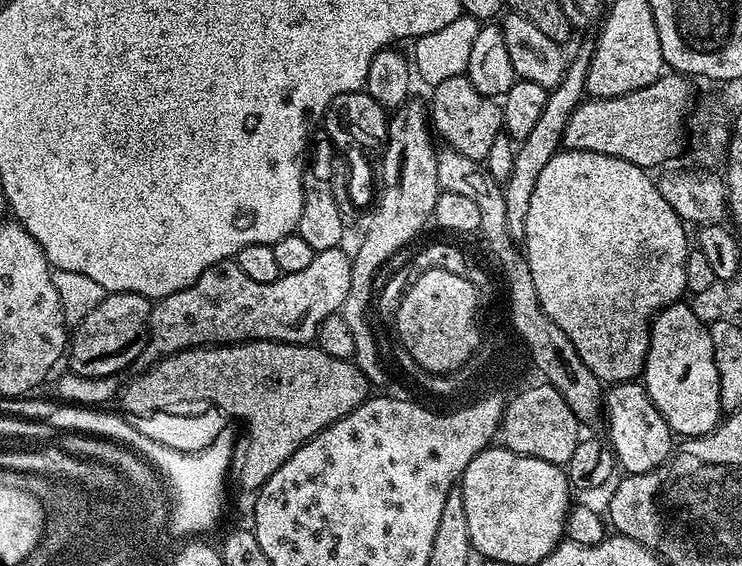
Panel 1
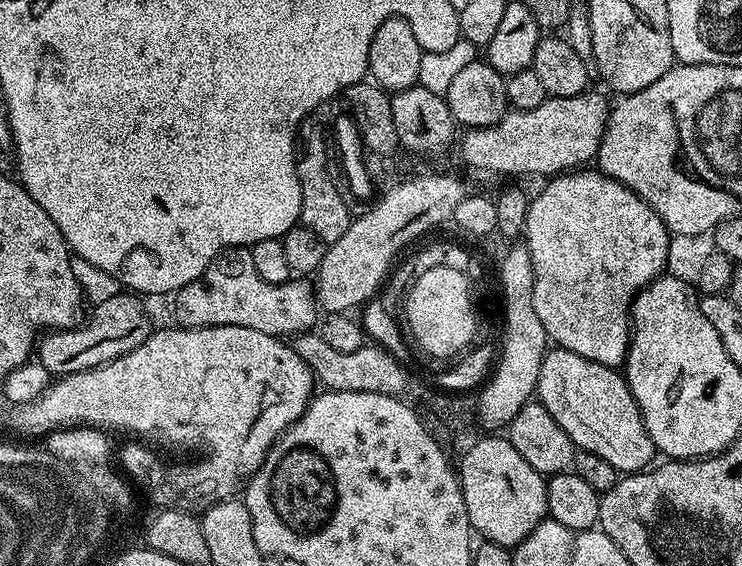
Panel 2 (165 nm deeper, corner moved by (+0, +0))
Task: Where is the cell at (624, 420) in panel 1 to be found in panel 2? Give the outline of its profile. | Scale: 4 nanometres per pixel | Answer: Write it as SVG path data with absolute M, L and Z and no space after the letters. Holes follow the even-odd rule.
M556 346L544 354L536 396L539 403L544 404L550 414L554 414L554 422L566 430L579 451L606 458L606 462L610 462L617 473L643 472L653 463L652 456L657 455L656 448L642 422L634 394L617 369L590 362L570 350Z

